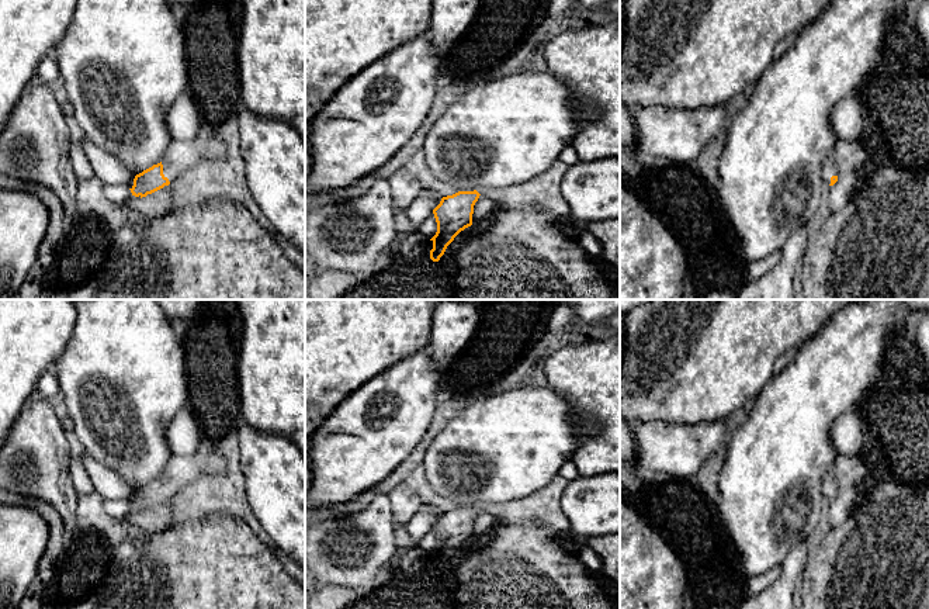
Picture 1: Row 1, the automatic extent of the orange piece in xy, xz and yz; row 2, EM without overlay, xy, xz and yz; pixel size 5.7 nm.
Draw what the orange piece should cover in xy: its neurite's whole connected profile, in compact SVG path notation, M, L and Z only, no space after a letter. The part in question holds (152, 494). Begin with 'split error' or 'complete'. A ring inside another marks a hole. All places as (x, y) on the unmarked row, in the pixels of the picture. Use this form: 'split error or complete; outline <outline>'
split error; outline M204 444L188 456L173 456L163 475L136 489L129 504L135 512L146 512L169 501L186 485L204 475L218 475L226 470L226 459L215 446Z

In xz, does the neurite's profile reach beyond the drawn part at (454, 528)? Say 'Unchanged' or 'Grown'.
Unchanged

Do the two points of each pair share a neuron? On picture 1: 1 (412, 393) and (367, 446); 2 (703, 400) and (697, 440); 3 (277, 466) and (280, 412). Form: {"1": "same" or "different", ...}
{"1": "same", "2": "different", "3": "different"}

